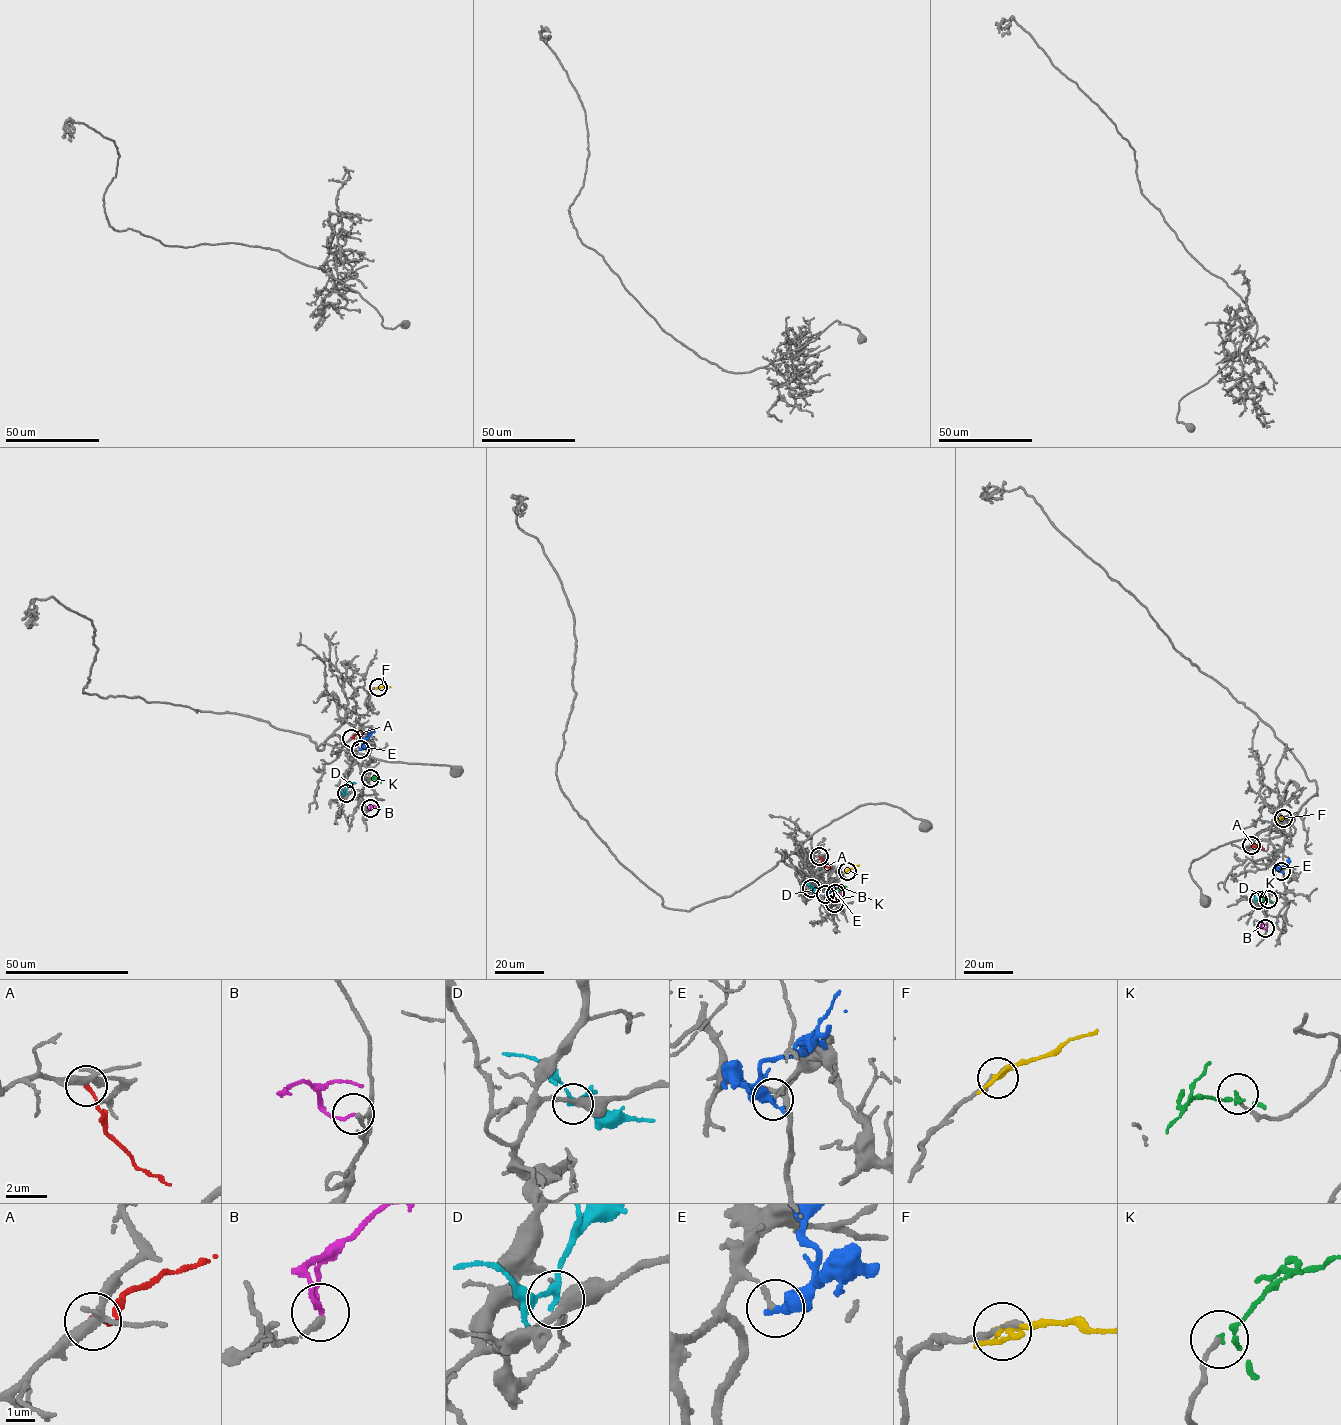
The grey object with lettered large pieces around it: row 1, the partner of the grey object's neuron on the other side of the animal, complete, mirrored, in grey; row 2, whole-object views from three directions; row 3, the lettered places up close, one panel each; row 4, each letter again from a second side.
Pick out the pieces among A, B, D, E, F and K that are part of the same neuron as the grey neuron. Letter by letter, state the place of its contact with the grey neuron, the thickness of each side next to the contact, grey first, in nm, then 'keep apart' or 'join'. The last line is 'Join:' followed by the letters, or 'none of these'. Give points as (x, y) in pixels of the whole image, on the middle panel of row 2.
A: meets grey at (819, 856); 280 nm thick on the grey side, 190 nm on the other; keep apart
B: meets grey at (834, 903); 240 nm thick on the grey side, 130 nm on the other; keep apart
D: meets grey at (811, 888); 400 nm thick on the grey side, 180 nm on the other; keep apart
E: meets grey at (825, 894); 160 nm thick on the grey side, 280 nm on the other; keep apart
F: meets grey at (847, 871); 260 nm thick on the grey side, 200 nm on the other; keep apart
K: meets grey at (835, 893); 170 nm thick on the grey side, 140 nm on the other; join
Join: K

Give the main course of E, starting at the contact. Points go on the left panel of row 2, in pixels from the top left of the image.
E: (359, 749), (373, 730)

